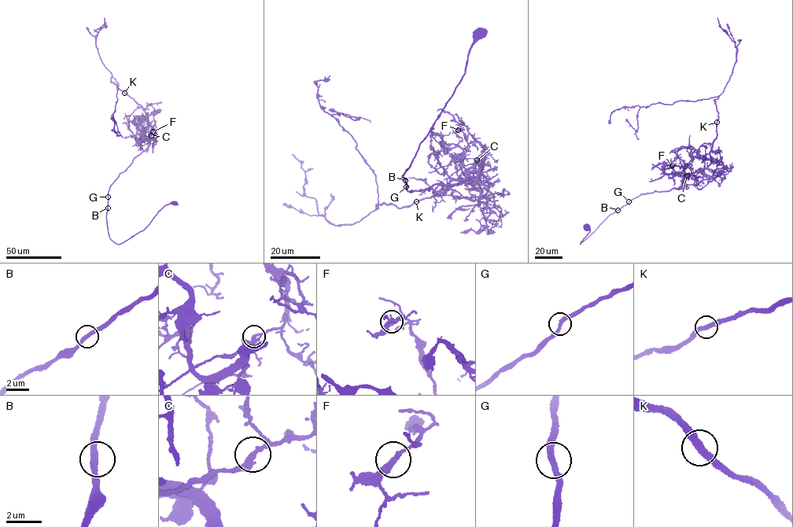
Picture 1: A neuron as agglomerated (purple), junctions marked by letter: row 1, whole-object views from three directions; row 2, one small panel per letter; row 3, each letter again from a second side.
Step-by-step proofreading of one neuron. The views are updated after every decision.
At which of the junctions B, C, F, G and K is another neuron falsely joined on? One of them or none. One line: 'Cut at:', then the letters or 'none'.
Cut at: C

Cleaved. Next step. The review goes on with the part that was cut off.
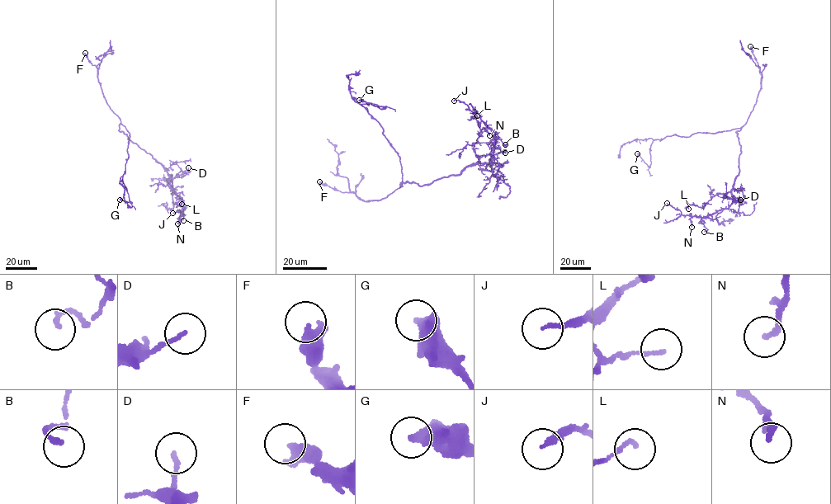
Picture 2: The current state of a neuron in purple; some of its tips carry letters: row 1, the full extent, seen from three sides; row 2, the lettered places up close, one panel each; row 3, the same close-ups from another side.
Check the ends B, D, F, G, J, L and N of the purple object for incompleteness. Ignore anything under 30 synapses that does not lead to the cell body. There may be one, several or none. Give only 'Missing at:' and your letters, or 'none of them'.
Missing at: none of them

